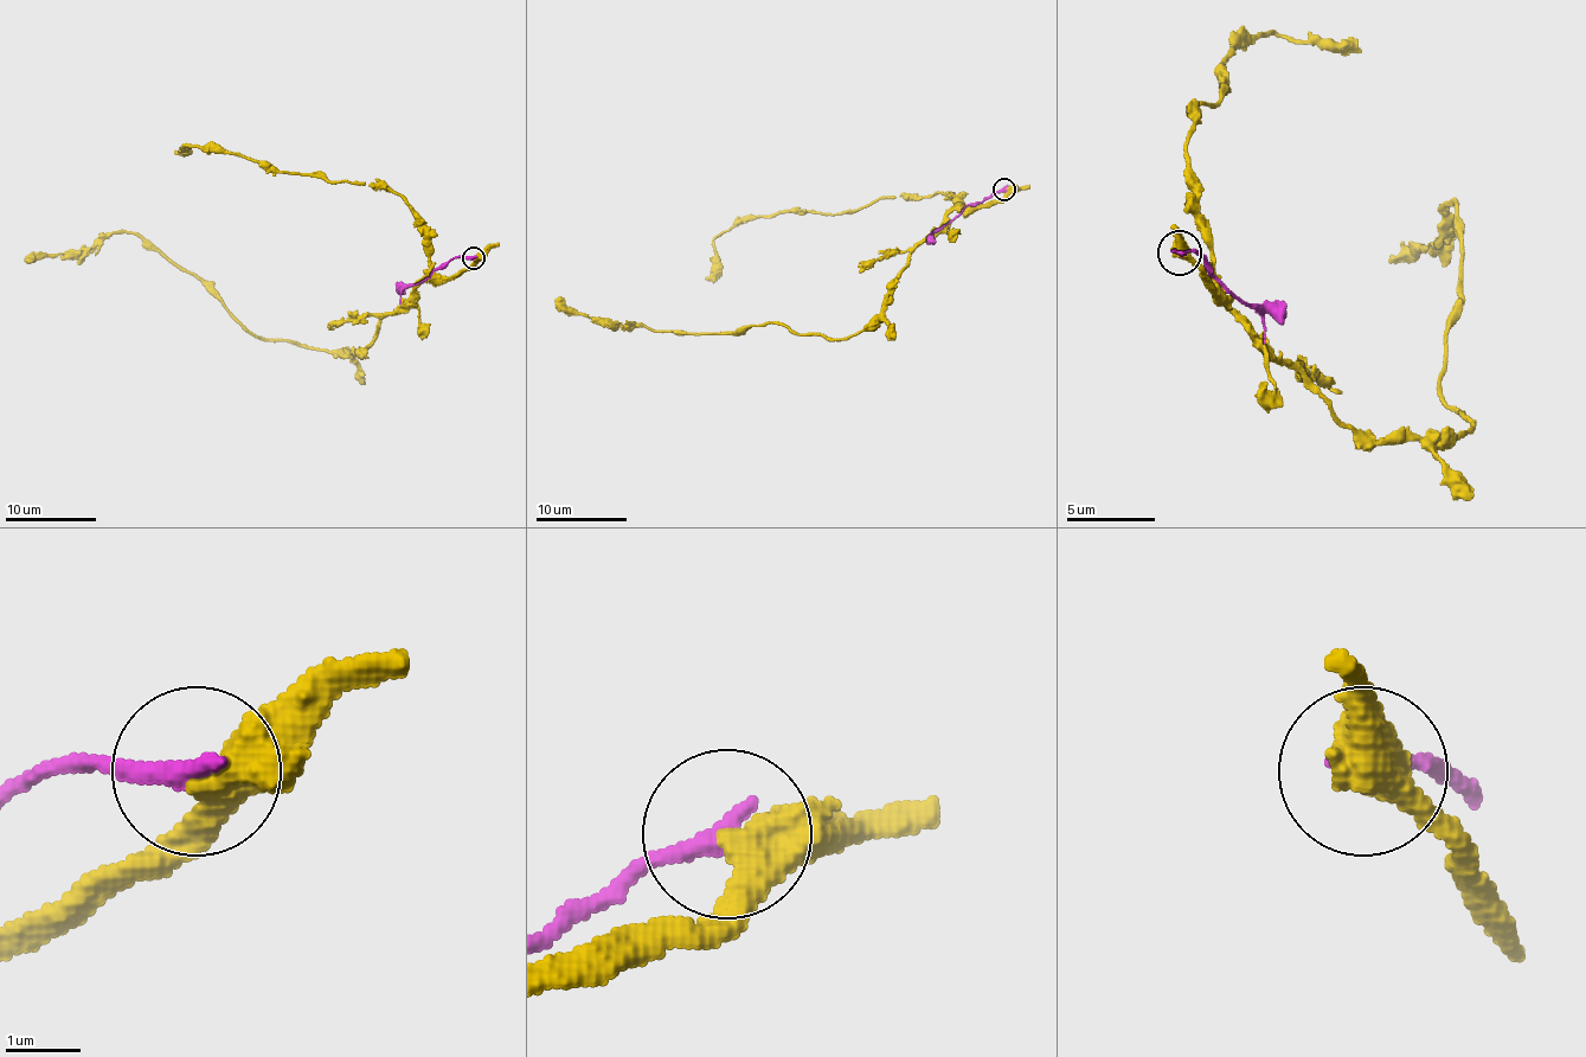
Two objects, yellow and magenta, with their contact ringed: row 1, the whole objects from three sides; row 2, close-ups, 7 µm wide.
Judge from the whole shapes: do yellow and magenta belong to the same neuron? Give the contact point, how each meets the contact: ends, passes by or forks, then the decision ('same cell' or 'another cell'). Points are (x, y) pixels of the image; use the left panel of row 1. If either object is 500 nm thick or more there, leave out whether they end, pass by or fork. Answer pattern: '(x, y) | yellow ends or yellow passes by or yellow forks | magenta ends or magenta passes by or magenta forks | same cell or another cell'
(473, 257) | yellow passes by | magenta ends | another cell

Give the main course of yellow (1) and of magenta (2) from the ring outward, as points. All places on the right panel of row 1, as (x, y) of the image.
1: (1177, 256), (1347, 425), (1378, 439), (1458, 439), (1471, 425), (1440, 394), (1458, 207), (1423, 247), (1387, 261)
2: (1177, 251), (1195, 251), (1205, 269), (1227, 292), (1263, 318), (1263, 345)

